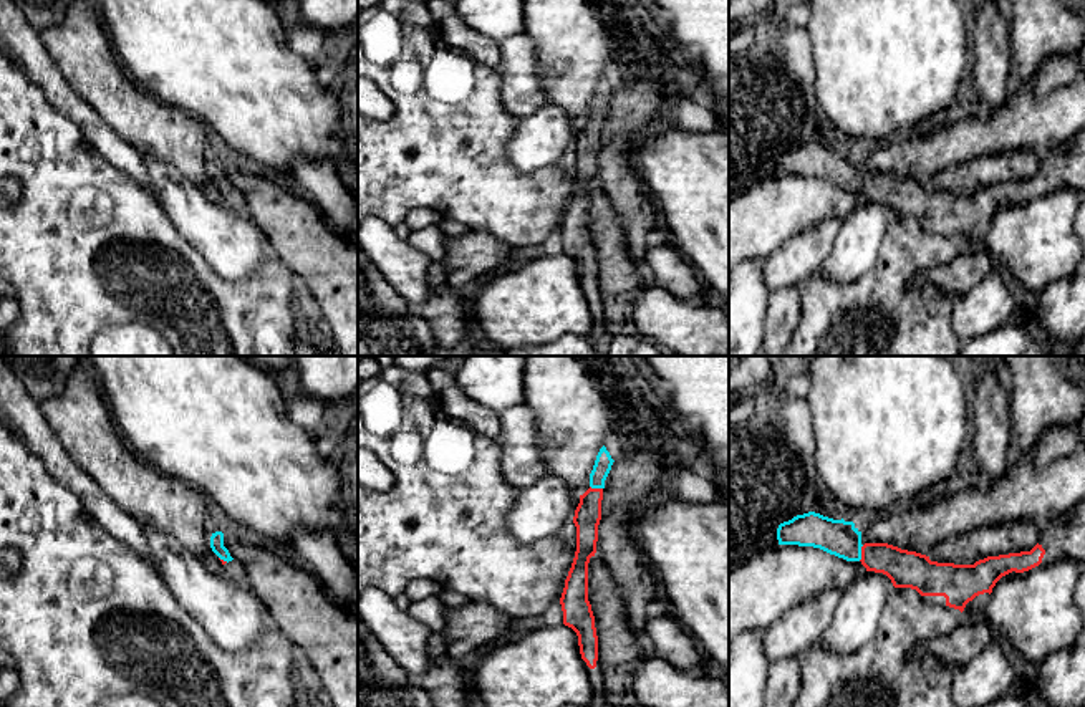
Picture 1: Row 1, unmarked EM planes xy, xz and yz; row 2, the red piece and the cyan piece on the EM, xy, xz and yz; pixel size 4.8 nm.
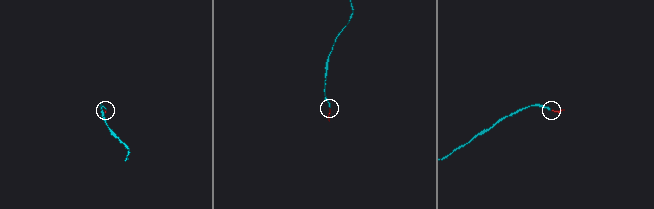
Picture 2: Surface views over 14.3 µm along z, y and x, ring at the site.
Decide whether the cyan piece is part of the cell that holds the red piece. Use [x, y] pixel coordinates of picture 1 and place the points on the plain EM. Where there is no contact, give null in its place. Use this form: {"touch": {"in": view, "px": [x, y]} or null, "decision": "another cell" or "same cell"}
{"touch": {"in": "yz", "px": [862, 182]}, "decision": "same cell"}

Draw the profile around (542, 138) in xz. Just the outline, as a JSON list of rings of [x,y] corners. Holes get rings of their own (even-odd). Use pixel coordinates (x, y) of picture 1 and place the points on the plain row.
[[[545,104],[520,118],[505,144],[505,156],[520,172],[553,167],[573,149],[578,132],[580,124],[563,108]]]

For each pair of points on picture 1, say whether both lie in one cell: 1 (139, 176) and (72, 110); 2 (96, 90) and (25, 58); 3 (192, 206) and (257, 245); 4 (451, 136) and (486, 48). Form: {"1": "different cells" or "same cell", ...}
{"1": "same cell", "2": "different cells", "3": "same cell", "4": "different cells"}

